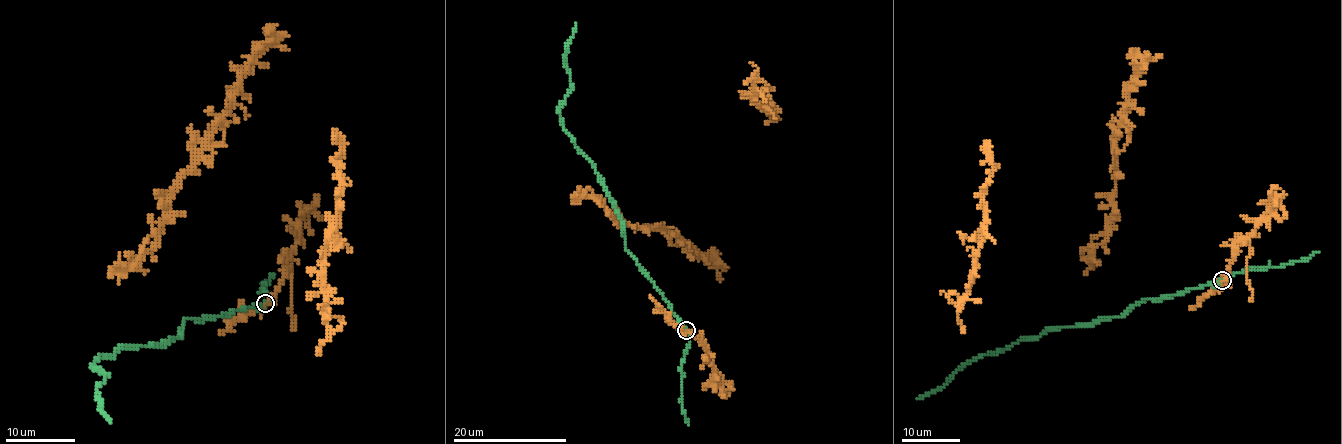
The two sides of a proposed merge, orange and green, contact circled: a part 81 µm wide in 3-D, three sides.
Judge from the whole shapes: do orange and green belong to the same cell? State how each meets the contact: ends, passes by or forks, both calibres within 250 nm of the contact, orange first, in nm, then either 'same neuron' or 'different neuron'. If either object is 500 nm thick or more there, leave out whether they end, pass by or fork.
orange passes by | green passes by | 400/200 nm | different neuron

